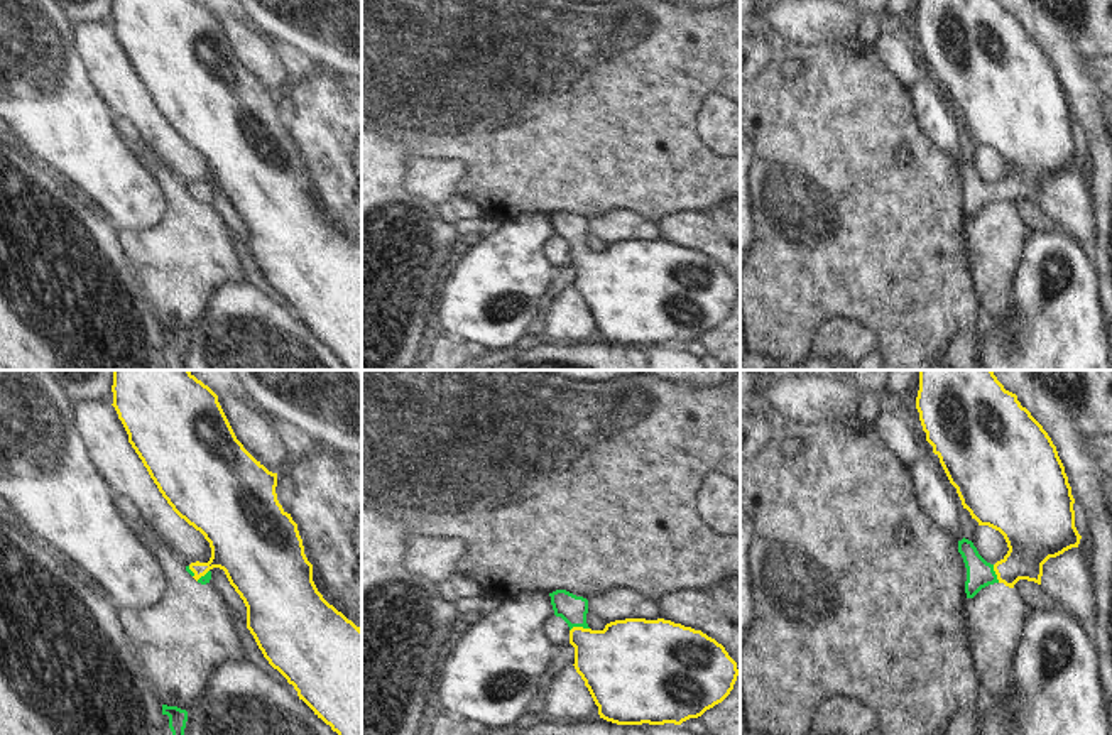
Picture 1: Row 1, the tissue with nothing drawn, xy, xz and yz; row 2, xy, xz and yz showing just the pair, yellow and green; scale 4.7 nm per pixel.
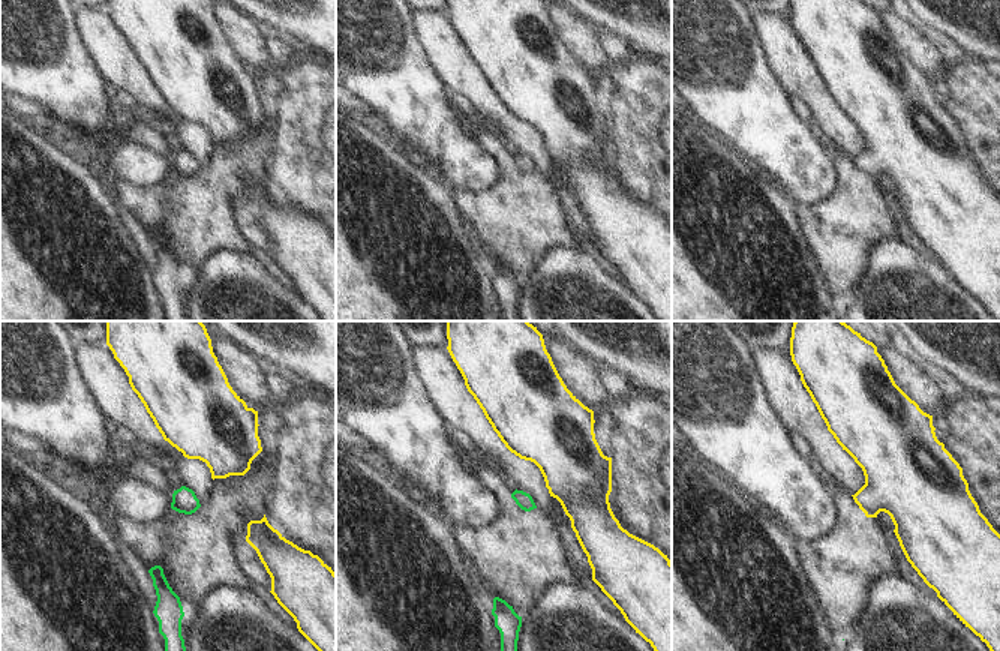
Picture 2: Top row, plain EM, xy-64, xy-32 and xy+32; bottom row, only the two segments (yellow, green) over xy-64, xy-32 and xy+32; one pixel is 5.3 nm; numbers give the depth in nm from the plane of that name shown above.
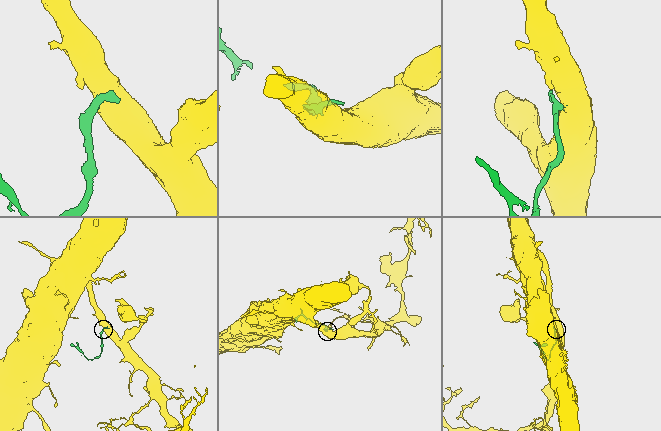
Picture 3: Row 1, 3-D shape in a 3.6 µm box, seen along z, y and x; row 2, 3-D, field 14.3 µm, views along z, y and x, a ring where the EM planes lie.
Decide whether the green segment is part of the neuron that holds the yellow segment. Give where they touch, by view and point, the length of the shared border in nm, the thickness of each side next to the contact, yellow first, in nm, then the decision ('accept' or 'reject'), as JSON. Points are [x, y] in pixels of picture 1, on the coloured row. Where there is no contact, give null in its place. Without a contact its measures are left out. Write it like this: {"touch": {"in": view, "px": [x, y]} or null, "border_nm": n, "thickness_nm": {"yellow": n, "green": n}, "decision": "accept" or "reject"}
{"touch": {"in": "xz", "px": [578, 627]}, "border_nm": 100, "thickness_nm": {"yellow": 360, "green": 140}, "decision": "accept"}

